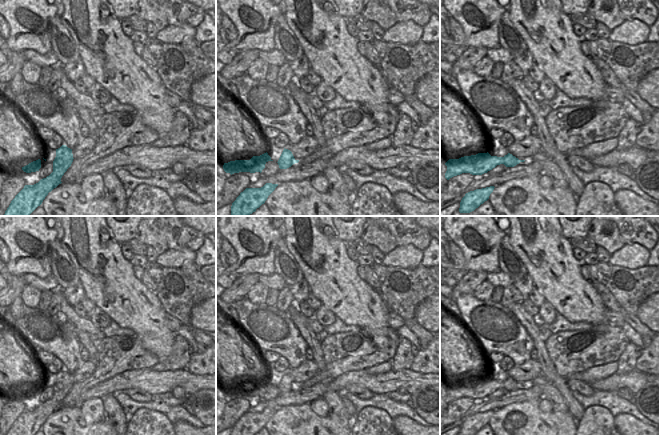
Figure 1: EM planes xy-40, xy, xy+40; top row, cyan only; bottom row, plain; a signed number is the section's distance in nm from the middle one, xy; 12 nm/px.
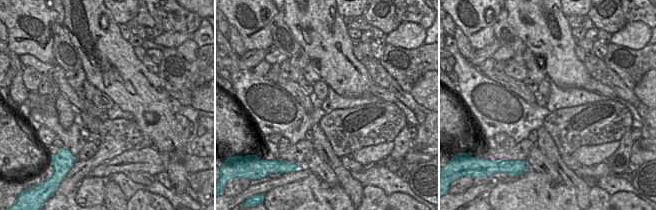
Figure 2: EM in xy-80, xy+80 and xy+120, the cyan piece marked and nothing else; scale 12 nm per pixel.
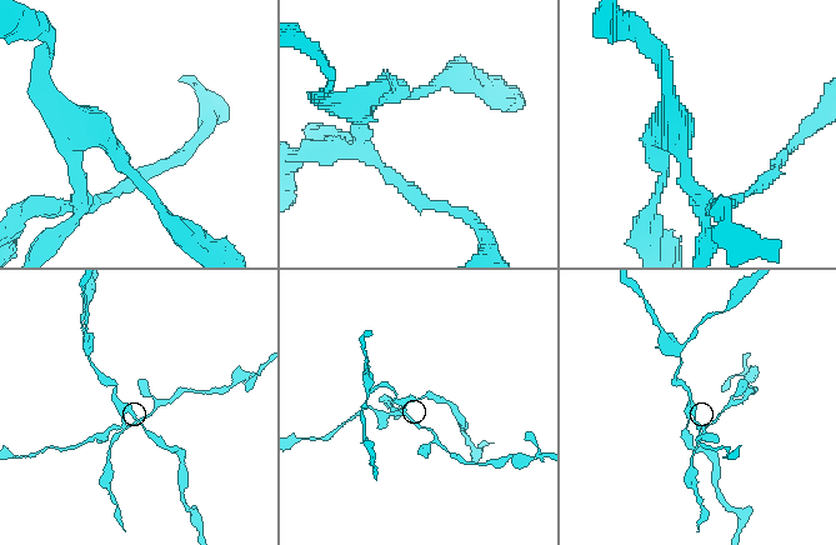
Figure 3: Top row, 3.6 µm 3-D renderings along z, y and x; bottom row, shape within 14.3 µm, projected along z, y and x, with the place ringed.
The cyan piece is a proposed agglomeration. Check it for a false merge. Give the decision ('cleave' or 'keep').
cleave

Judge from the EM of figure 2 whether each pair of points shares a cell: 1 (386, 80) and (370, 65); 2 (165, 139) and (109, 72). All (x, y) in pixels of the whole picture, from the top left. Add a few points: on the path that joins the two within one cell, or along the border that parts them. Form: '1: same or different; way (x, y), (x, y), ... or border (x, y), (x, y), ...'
1: same; way (382, 77), (374, 69)
2: same; way (158, 122), (158, 119), (126, 88)

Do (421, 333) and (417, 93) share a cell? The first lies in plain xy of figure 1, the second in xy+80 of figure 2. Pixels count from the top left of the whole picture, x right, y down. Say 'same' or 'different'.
different

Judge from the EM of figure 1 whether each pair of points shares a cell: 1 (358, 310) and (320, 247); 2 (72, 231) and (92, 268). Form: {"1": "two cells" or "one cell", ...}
{"1": "one cell", "2": "one cell"}

